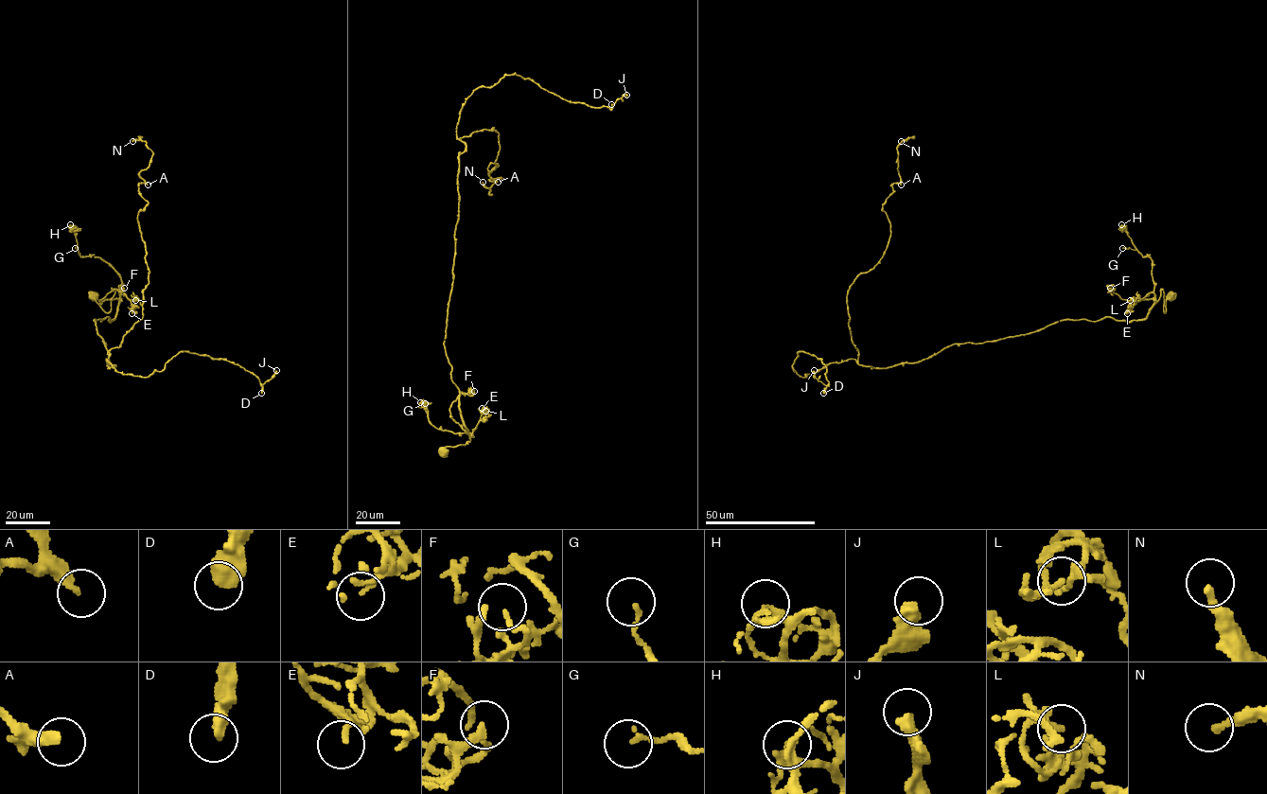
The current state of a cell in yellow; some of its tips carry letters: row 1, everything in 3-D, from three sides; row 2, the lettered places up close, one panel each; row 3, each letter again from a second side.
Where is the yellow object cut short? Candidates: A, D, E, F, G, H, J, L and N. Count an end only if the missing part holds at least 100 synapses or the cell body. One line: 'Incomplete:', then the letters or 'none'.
Incomplete: none

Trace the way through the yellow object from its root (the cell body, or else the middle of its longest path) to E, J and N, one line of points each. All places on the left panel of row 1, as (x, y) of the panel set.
E: (93, 296), (109, 312), (116, 289), (120, 300), (122, 292), (132, 304), (131, 313)
J: (93, 296), (109, 312), (119, 295), (94, 320), (109, 368), (148, 377), (188, 351), (262, 385), (276, 370)
N: (93, 296), (109, 312), (119, 293), (94, 320), (115, 366), (149, 273), (152, 152), (132, 141)

